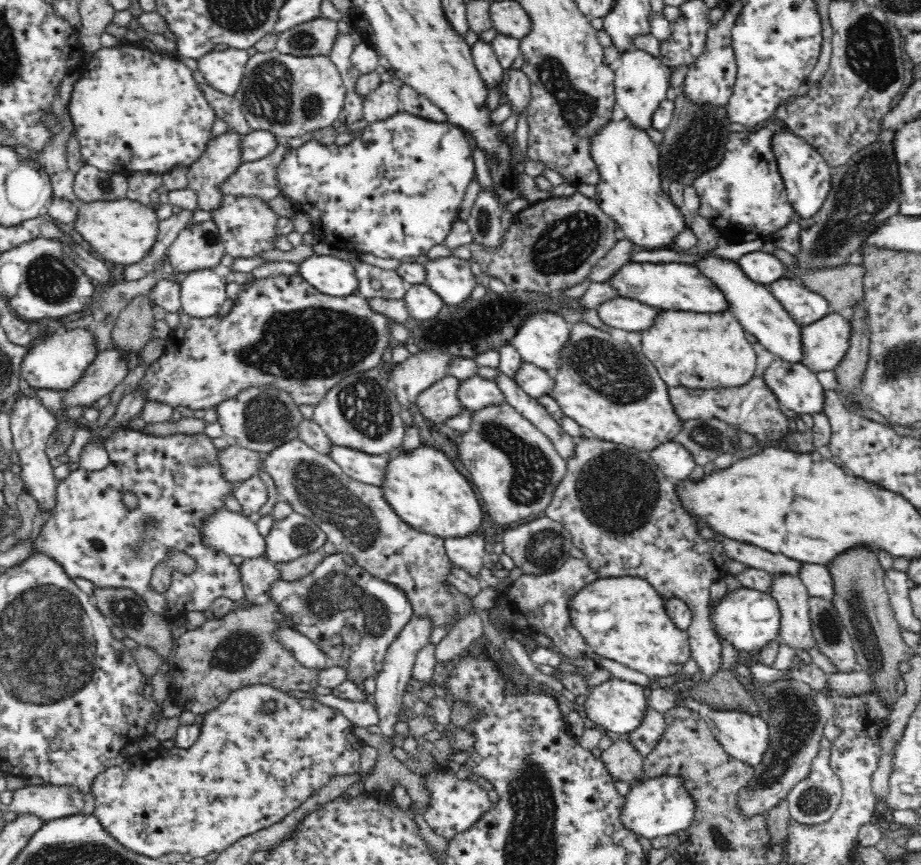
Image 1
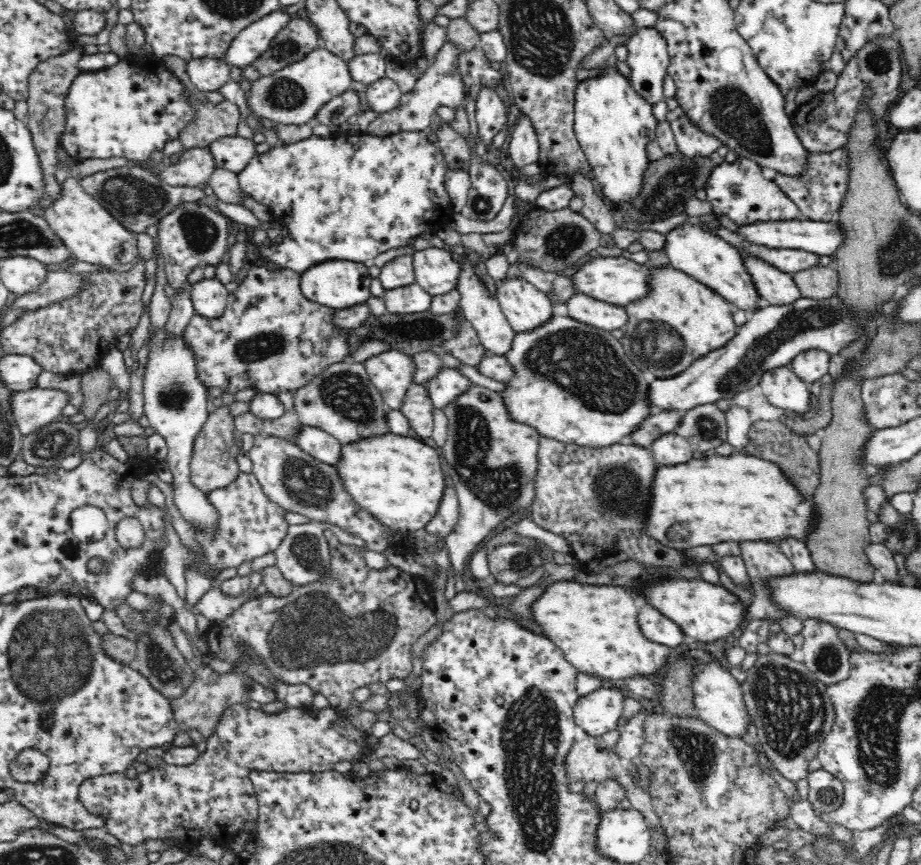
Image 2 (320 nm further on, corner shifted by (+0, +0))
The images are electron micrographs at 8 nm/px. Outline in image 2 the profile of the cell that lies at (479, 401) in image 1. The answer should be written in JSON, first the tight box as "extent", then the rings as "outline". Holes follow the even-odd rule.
{"extent":[426,367,474,409],"outline":[[[444,367],[432,380],[426,383],[430,399],[436,408],[444,409],[450,406],[462,394],[472,389],[474,382],[461,374],[456,368]]]}

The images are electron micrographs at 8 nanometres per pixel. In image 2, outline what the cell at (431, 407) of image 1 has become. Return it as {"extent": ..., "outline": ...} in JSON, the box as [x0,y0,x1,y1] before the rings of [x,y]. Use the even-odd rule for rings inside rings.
{"extent":[399,384,434,440],"outline":[[[412,384],[404,396],[404,402],[399,408],[410,423],[417,438],[423,440],[433,435],[434,403],[430,399],[426,384]]]}

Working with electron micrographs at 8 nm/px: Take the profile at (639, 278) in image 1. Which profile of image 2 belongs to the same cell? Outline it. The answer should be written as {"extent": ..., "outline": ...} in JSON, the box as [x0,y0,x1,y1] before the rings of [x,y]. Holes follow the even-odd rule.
{"extent":[572,255,653,307],"outline":[[[592,255],[572,274],[579,293],[589,295],[602,302],[626,307],[637,301],[644,301],[653,290],[653,271],[650,265],[638,264],[631,259],[618,257],[601,257]]]}

